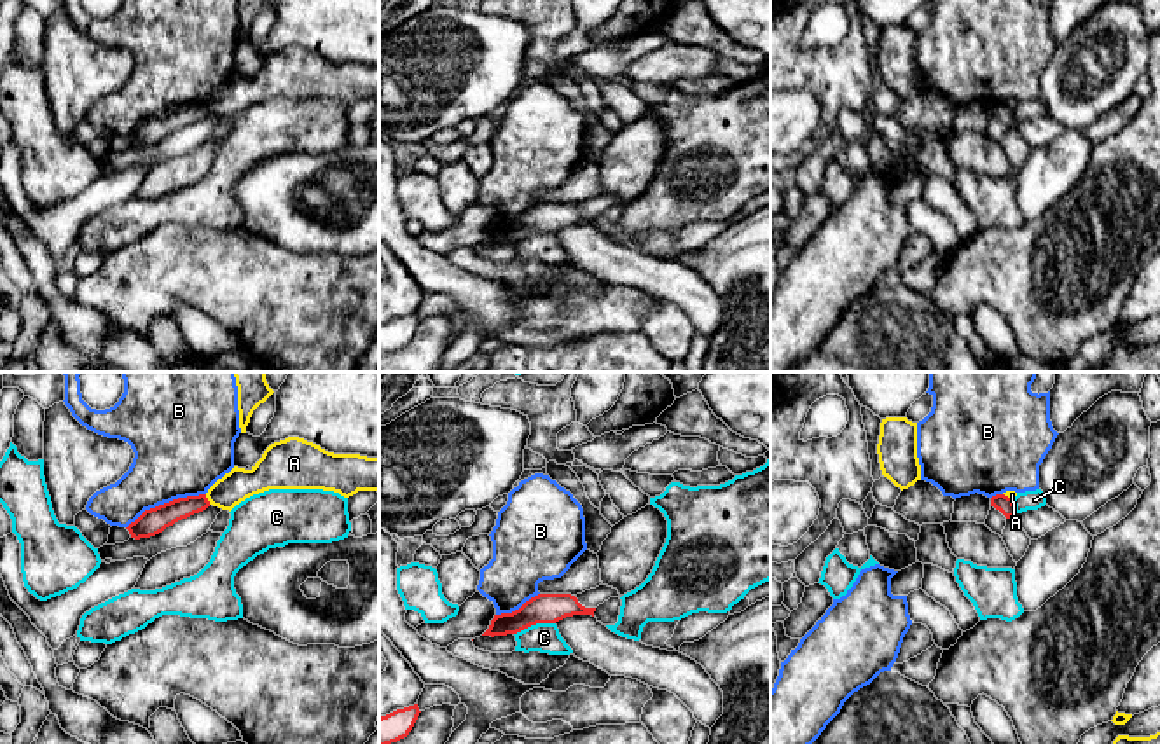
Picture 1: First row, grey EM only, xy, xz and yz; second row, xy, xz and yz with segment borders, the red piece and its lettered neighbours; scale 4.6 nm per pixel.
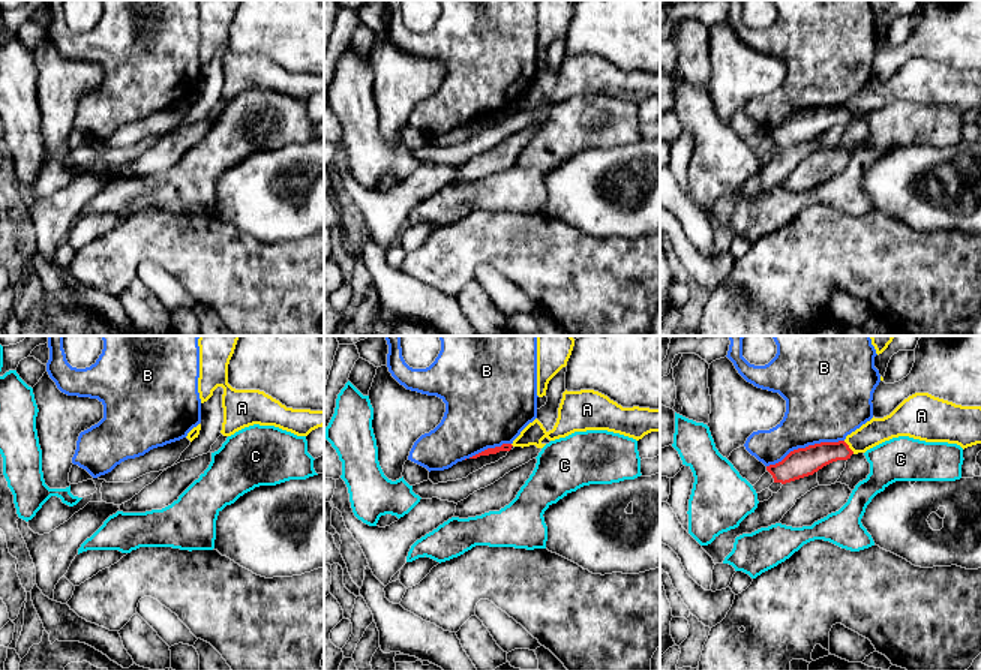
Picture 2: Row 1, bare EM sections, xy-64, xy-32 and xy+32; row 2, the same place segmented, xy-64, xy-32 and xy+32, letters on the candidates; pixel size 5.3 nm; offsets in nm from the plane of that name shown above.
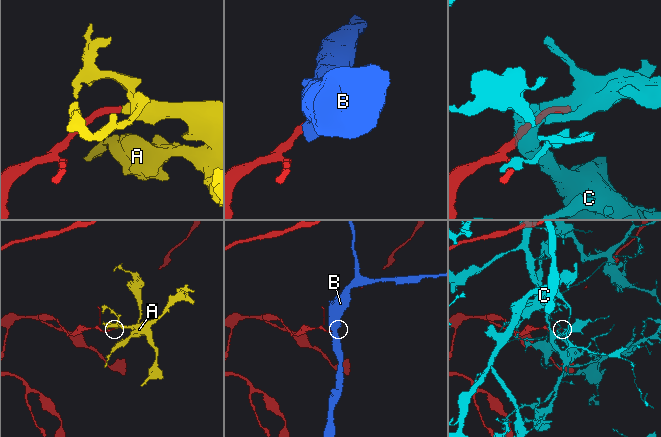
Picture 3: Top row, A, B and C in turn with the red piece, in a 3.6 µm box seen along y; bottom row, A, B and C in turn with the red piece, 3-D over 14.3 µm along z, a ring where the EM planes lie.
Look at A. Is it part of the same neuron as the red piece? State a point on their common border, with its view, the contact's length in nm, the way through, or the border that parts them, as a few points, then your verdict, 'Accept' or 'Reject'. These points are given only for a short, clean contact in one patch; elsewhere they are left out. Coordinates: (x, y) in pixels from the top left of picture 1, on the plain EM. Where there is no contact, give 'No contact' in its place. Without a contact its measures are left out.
Touches red at xy (207, 109). Shared border 50 nm. Boundary: xy (205, 103), (210, 112). Reject

